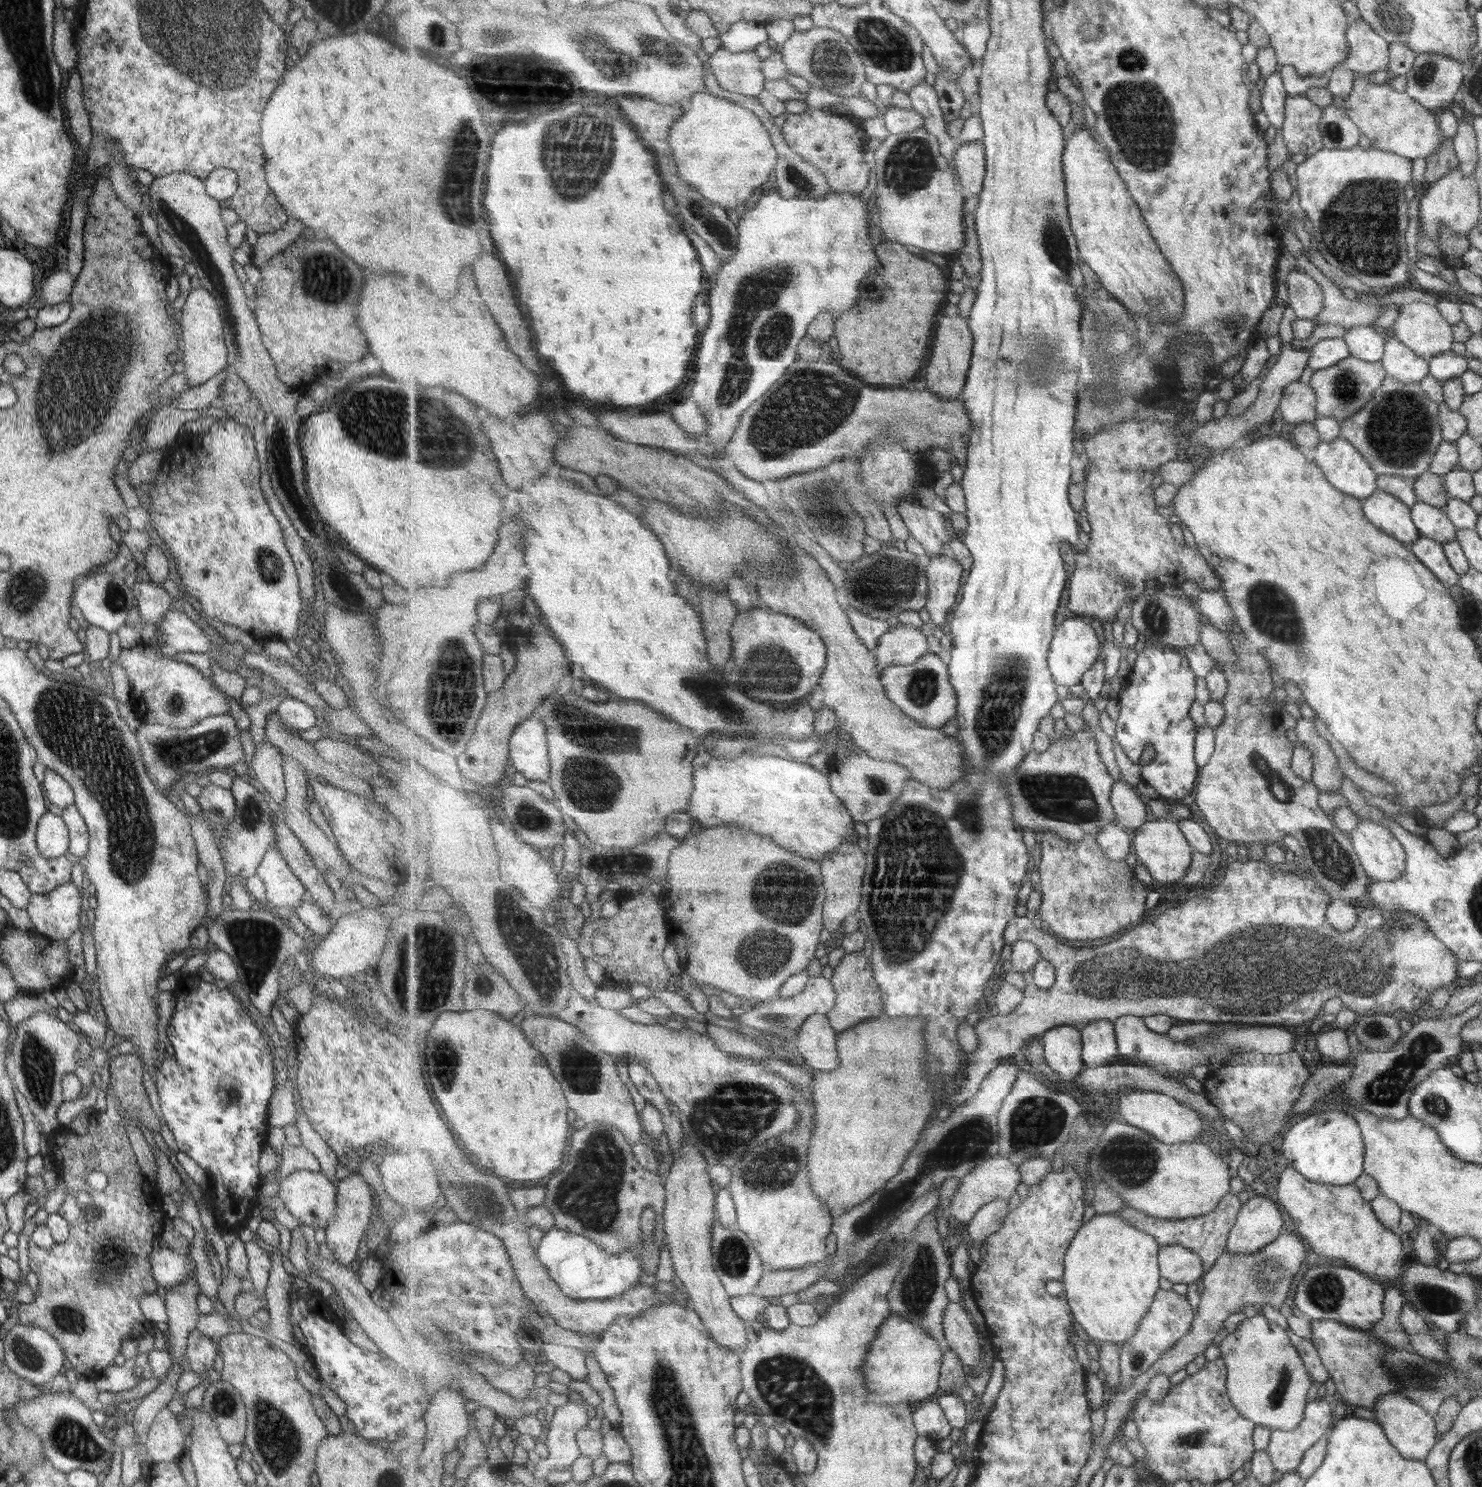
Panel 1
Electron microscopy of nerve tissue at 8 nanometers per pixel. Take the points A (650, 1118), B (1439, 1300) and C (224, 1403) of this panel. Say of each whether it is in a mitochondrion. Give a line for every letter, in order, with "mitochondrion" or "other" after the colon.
A: other
B: mitochondrion
C: mitochondrion

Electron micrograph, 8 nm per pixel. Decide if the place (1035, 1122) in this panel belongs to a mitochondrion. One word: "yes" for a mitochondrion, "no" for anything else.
yes

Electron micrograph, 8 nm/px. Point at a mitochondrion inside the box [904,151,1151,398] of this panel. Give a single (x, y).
(1055, 242)

